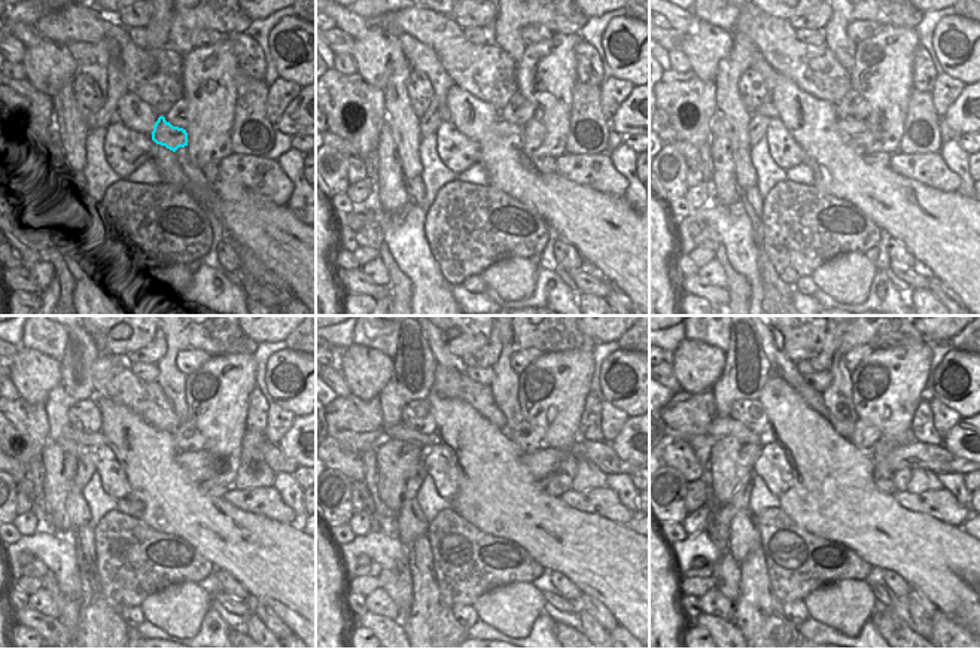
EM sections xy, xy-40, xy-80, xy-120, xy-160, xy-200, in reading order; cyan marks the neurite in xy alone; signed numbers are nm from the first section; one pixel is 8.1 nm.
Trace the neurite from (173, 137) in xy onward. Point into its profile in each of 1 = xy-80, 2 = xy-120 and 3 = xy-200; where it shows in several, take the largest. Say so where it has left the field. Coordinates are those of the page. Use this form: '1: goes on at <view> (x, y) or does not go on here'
1: goes on at xy-80 (854, 133)
2: goes on at xy-120 (201, 465)
3: goes on at xy-200 (937, 459)

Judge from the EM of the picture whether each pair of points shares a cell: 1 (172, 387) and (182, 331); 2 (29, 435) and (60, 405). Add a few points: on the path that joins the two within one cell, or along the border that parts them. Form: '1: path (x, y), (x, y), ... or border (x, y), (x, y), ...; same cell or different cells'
1: path (170, 374), (170, 353), (174, 344); same cell
2: border (43, 404), (49, 441); different cells

